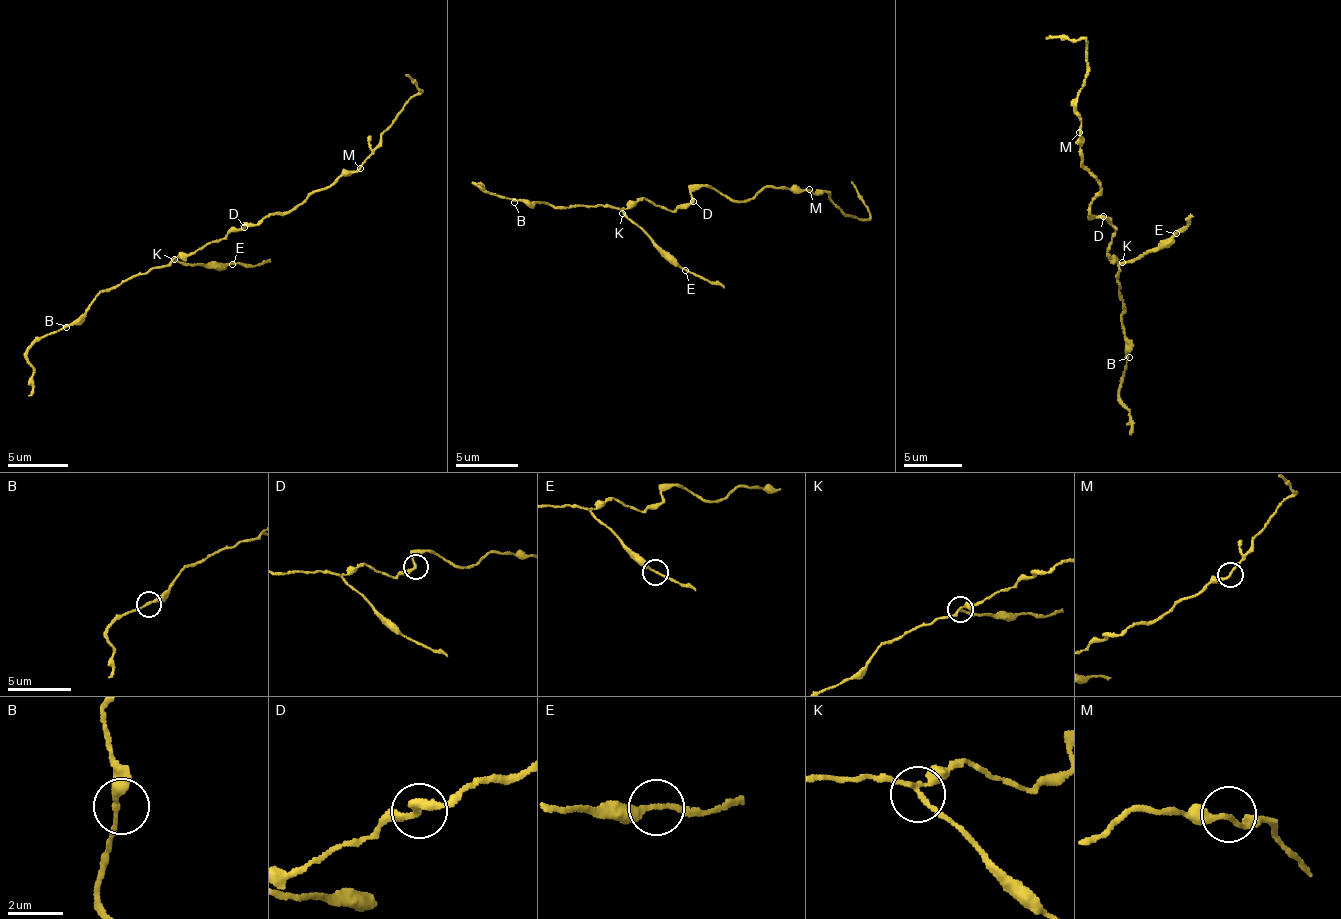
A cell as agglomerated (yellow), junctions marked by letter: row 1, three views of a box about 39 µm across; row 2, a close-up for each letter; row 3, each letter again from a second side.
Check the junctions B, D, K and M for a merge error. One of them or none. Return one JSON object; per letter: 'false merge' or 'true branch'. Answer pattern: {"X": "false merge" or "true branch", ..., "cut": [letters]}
{"B": "true branch", "D": "true branch", "K": "false merge", "M": "true branch", "cut": ["K"]}

